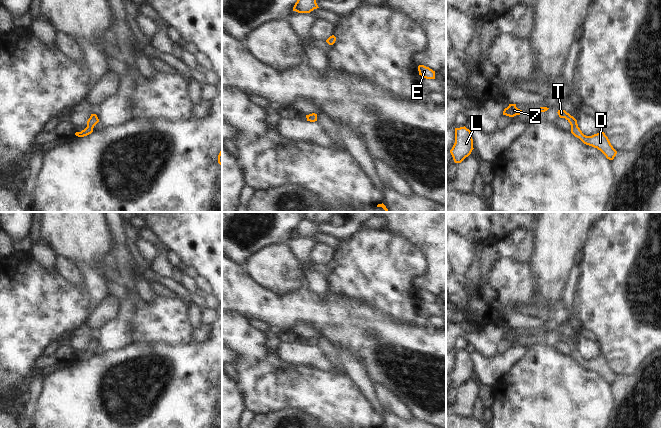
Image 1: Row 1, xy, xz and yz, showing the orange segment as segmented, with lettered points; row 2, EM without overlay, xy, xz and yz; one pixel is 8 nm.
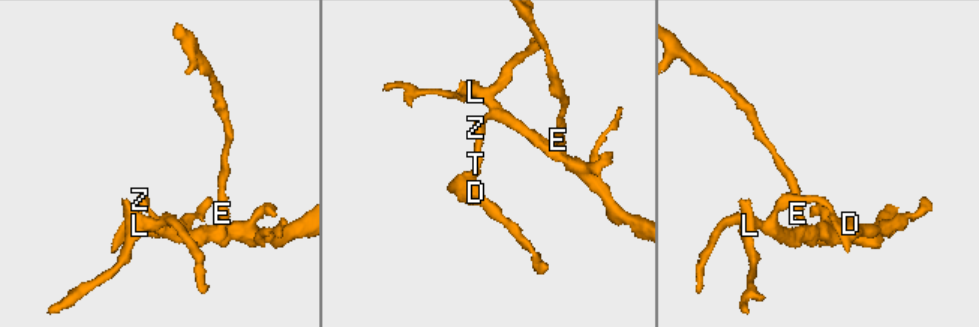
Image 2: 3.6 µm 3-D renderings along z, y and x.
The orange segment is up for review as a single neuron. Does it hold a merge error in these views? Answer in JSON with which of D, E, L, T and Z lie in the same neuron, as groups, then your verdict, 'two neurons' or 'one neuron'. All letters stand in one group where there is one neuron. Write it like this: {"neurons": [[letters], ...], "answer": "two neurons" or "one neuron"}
{"neurons": [["D", "E", "L", "T", "Z"]], "answer": "one neuron"}

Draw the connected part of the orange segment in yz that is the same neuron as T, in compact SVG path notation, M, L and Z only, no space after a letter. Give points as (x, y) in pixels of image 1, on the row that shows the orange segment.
M558 110L558 115L560 118L565 118L571 125L571 133L579 138L584 144L592 146L600 150L607 159L613 160L617 154L617 151L611 145L608 137L601 130L599 133L592 136L586 136L582 133L578 127L577 120L567 113L565 110Z

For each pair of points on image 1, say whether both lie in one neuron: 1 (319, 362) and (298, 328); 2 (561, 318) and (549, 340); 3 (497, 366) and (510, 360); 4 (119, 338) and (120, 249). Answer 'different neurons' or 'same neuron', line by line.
1: different neurons
2: different neurons
3: same neuron
4: same neuron

